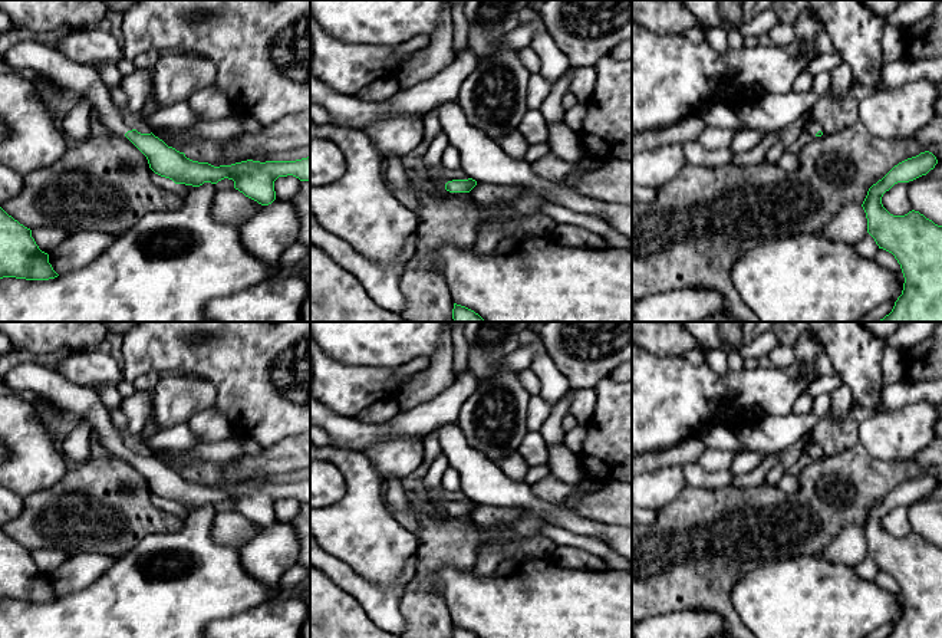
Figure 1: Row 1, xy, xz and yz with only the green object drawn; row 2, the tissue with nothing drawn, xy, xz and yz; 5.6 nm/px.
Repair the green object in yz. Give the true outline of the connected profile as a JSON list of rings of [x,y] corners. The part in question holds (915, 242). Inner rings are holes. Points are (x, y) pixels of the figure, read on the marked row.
[[[929,151],[899,162],[869,188],[862,204],[867,218],[867,233],[879,249],[895,256],[905,277],[902,295],[892,312],[877,322],[942,322],[942,226],[915,210],[905,216],[893,216],[882,204],[883,194],[895,184],[926,175],[936,164],[936,157]]]

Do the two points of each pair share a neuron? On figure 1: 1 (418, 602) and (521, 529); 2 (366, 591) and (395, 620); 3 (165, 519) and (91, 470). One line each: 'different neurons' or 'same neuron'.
1: same neuron
2: same neuron
3: same neuron

